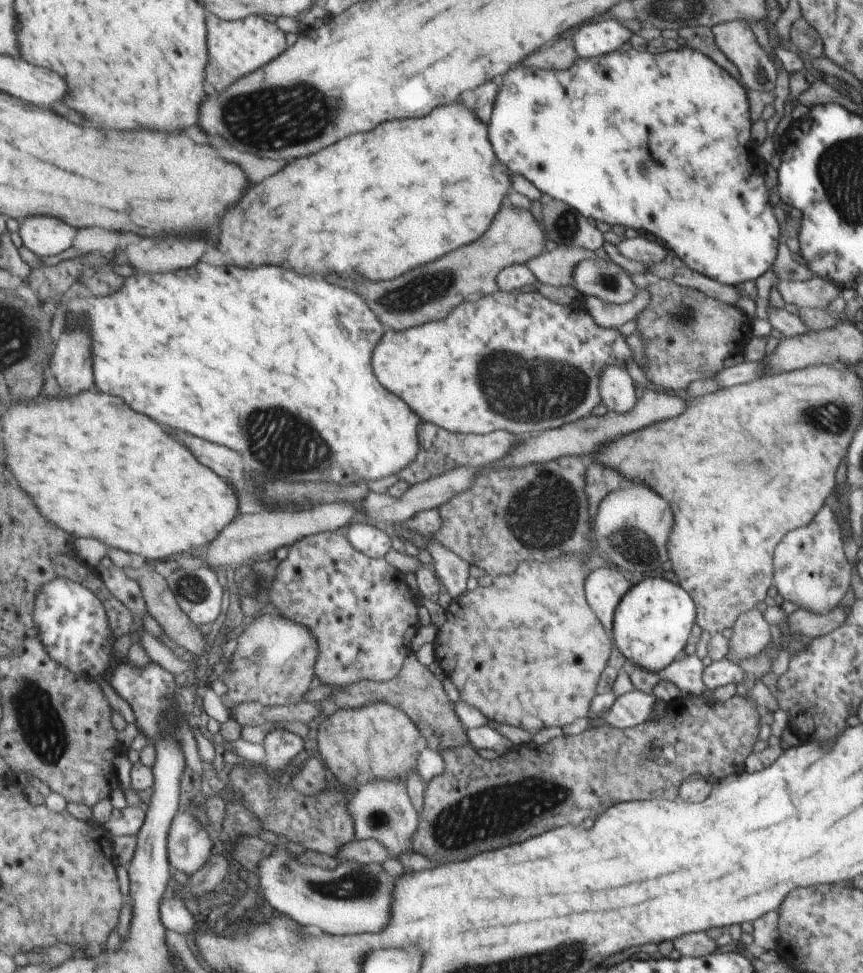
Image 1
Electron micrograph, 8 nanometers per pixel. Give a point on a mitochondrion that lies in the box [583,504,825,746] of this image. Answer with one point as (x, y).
(639, 548)

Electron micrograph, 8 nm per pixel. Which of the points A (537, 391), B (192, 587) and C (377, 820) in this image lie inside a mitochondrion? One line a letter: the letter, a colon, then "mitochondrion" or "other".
A: mitochondrion
B: mitochondrion
C: mitochondrion

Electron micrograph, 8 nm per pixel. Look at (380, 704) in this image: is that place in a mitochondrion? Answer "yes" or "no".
no

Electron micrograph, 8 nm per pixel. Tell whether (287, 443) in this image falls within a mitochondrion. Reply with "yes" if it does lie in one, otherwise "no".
yes

